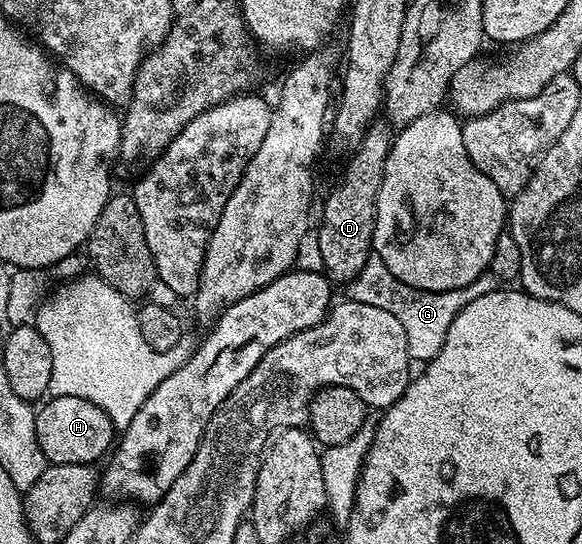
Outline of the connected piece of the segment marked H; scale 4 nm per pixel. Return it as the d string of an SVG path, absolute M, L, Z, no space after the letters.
M53 396L43 401L37 407L34 423L40 452L46 457L47 463L56 466L60 464L88 466L97 463L97 458L107 457L108 451L116 442L114 425L104 412L104 408L80 396Z

